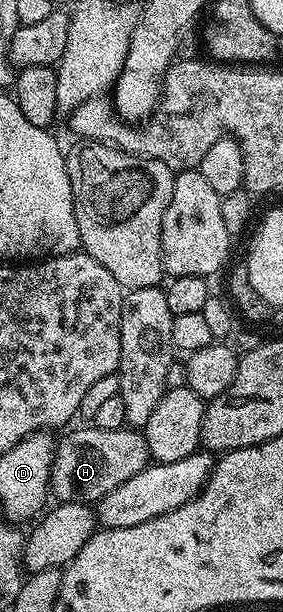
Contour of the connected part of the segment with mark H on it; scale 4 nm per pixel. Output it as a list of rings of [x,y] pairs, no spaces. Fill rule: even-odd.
[[[85,424],[82,430],[70,429],[65,439],[60,439],[53,463],[53,475],[49,478],[52,497],[58,503],[100,502],[111,488],[119,488],[131,480],[135,472],[143,472],[151,459],[145,448],[145,436],[140,429],[104,430],[92,424]]]

